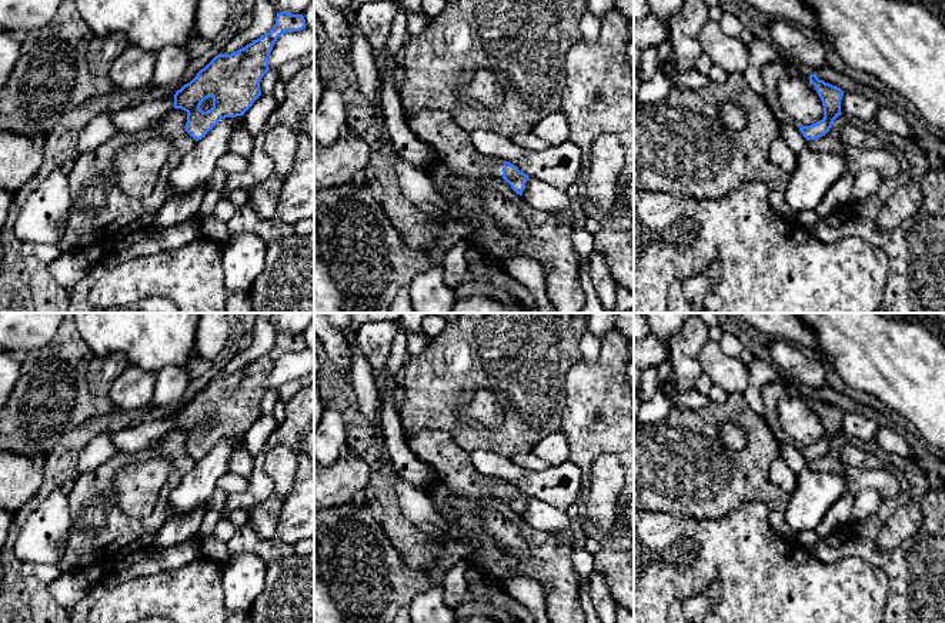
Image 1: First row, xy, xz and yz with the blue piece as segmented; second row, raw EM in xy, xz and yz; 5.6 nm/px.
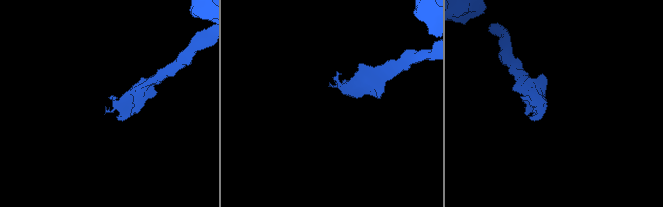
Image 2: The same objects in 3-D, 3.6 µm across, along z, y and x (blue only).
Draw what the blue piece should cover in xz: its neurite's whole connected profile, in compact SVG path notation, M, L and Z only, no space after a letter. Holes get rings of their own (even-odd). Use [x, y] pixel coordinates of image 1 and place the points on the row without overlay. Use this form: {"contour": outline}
{"contour": "M423 429L407 434L407 443L417 457L435 470L441 482L468 504L501 496L517 514L522 516L530 496L510 482L478 473L468 452L460 447L450 433Z"}

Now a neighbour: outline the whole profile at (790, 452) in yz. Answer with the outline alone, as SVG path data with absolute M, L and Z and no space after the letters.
M794 442L779 443L778 456L781 456L797 474L808 470L808 460L802 456L798 444Z

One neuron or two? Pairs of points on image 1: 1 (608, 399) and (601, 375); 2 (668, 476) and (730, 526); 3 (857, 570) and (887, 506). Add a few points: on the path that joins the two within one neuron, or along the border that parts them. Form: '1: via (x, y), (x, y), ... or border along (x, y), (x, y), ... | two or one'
1: via (603, 393), (601, 380) | one
2: border along (748, 502), (743, 502), (713, 519), (684, 517) | two
3: border along (830, 562), (862, 557), (877, 565), (888, 580) | two

